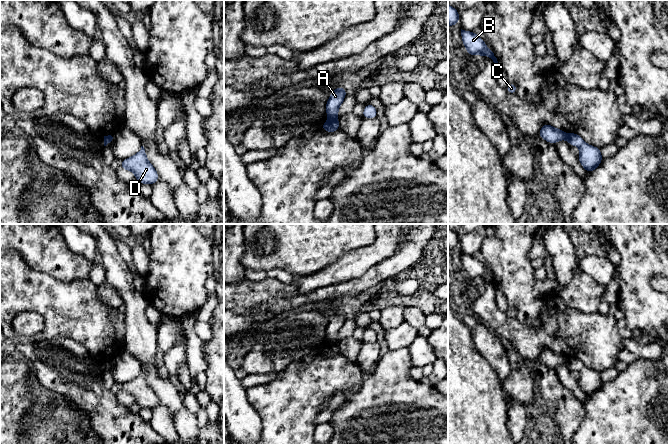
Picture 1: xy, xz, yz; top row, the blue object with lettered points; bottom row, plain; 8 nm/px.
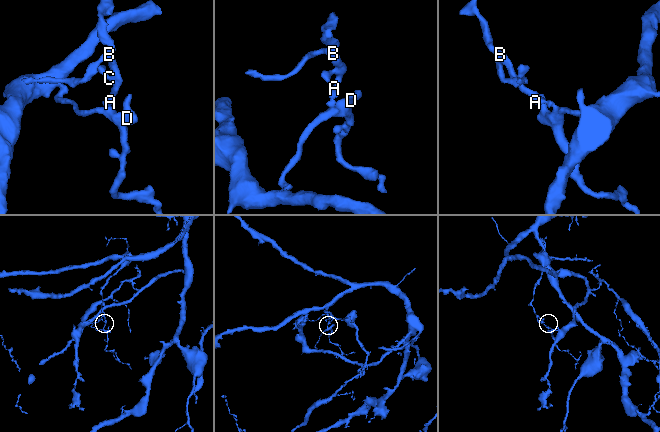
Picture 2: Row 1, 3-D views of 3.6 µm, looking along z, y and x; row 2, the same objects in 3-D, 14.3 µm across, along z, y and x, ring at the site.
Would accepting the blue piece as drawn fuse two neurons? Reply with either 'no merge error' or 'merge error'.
merge error

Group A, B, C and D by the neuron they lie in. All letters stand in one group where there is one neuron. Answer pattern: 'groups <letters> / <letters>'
groups A B C / D

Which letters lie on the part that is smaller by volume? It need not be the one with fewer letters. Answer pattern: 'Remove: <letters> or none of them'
Remove: A, B, C

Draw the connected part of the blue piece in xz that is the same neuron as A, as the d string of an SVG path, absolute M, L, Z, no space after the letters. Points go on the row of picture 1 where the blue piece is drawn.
M338 87L336 88L326 103L326 113L329 120L334 120L338 118L338 108L344 101L346 96L346 88Z

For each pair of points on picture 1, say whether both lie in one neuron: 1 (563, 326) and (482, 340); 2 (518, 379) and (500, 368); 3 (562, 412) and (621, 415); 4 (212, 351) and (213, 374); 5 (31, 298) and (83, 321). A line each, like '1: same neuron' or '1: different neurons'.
1: different neurons
2: different neurons
3: different neurons
4: same neuron
5: same neuron

